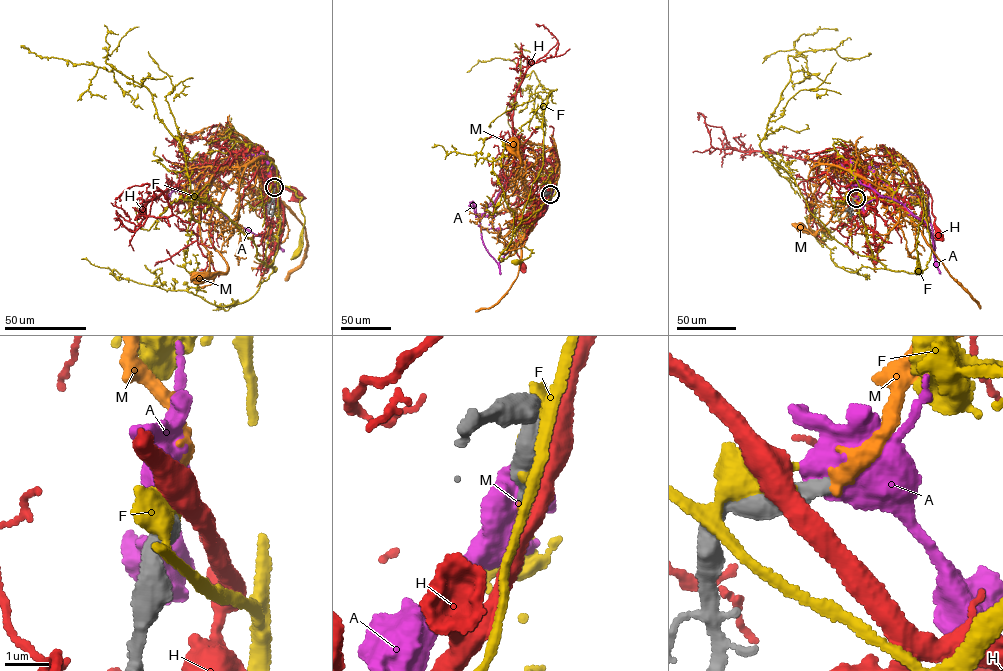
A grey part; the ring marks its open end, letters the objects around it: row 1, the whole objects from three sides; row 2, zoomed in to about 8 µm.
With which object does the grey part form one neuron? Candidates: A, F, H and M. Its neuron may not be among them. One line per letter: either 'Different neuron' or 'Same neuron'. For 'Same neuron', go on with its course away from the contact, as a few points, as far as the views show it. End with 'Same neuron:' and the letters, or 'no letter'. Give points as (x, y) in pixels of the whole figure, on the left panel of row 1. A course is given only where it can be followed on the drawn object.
A: Different neuron
F: Different neuron
H: Different neuron
M: Same neuron. Its course: (275, 188), (273, 159), (249, 162), (240, 169), (209, 222), (210, 240), (226, 271), (201, 277)
Same neuron: M

